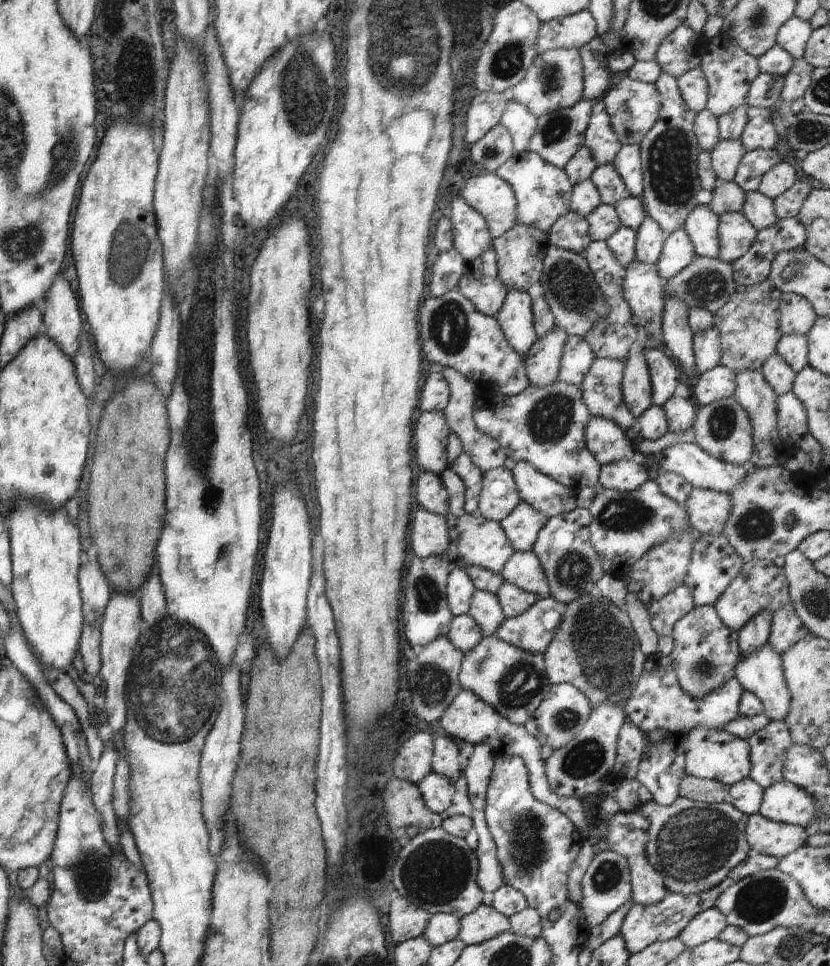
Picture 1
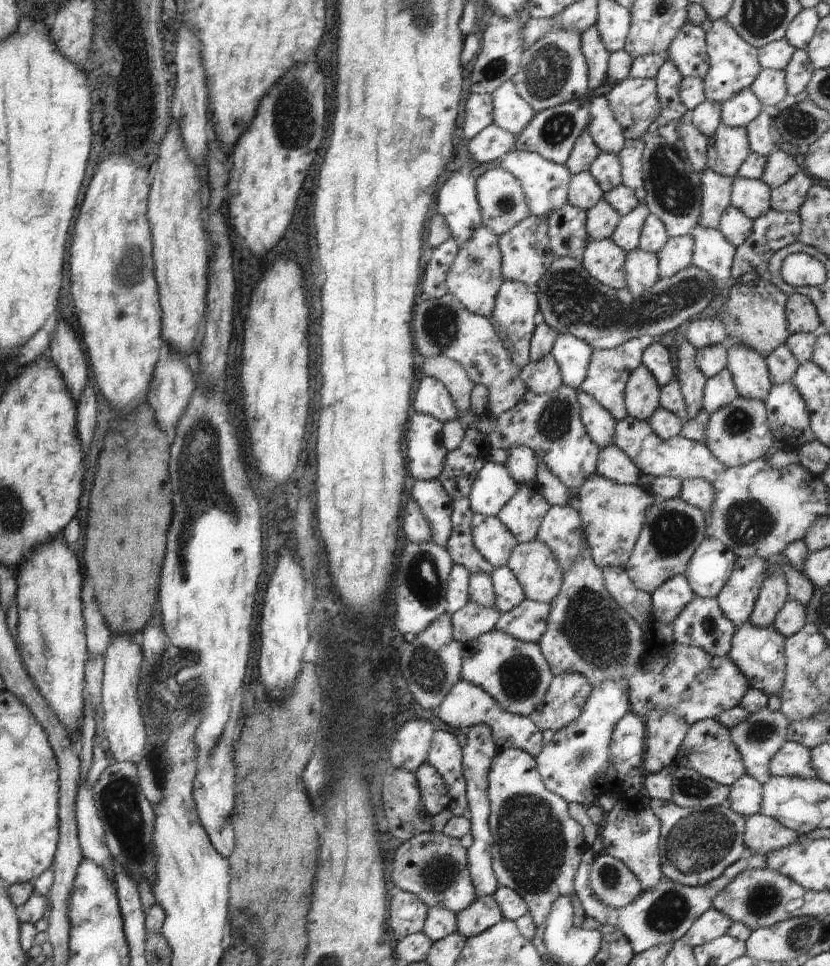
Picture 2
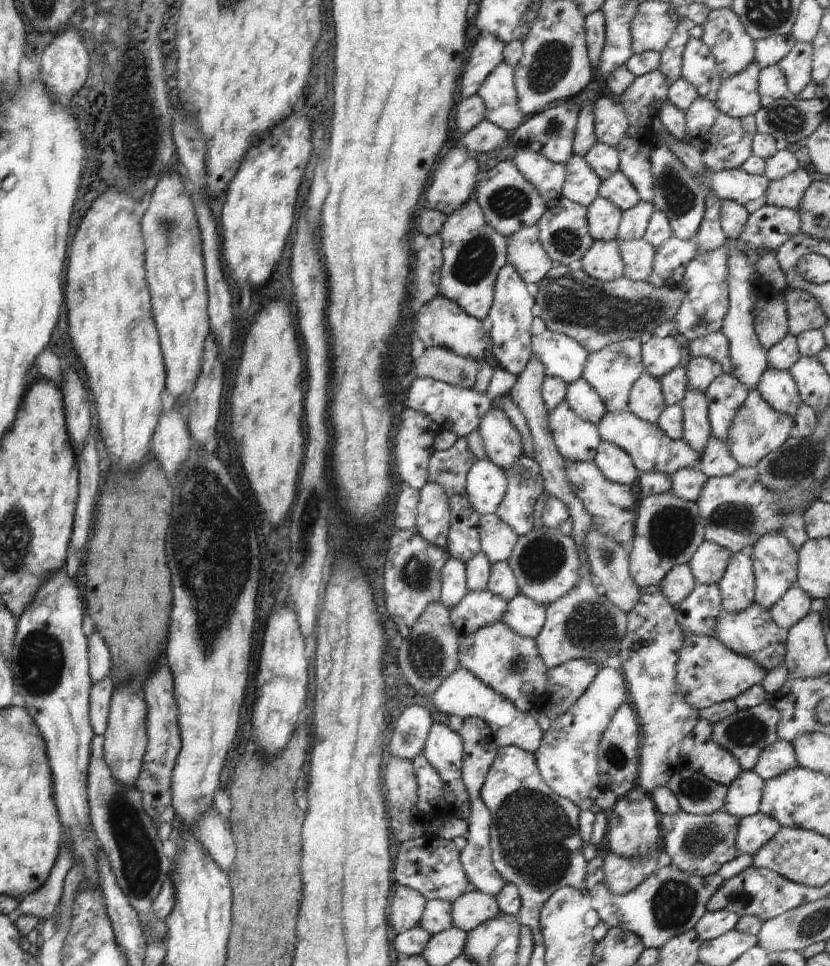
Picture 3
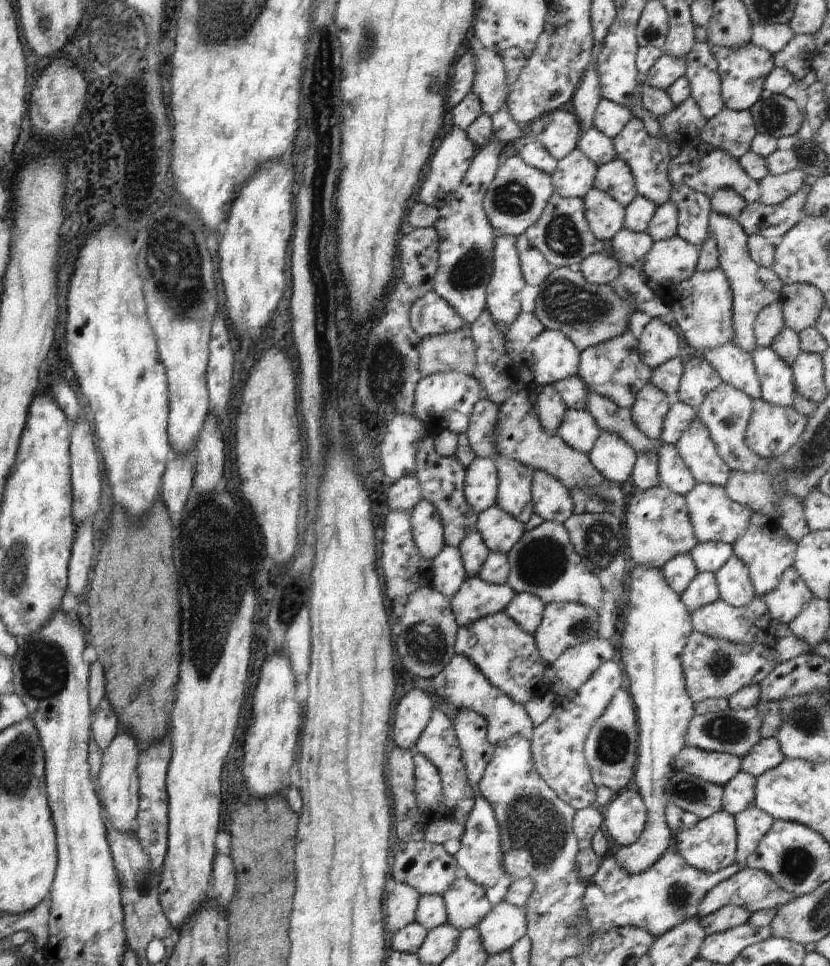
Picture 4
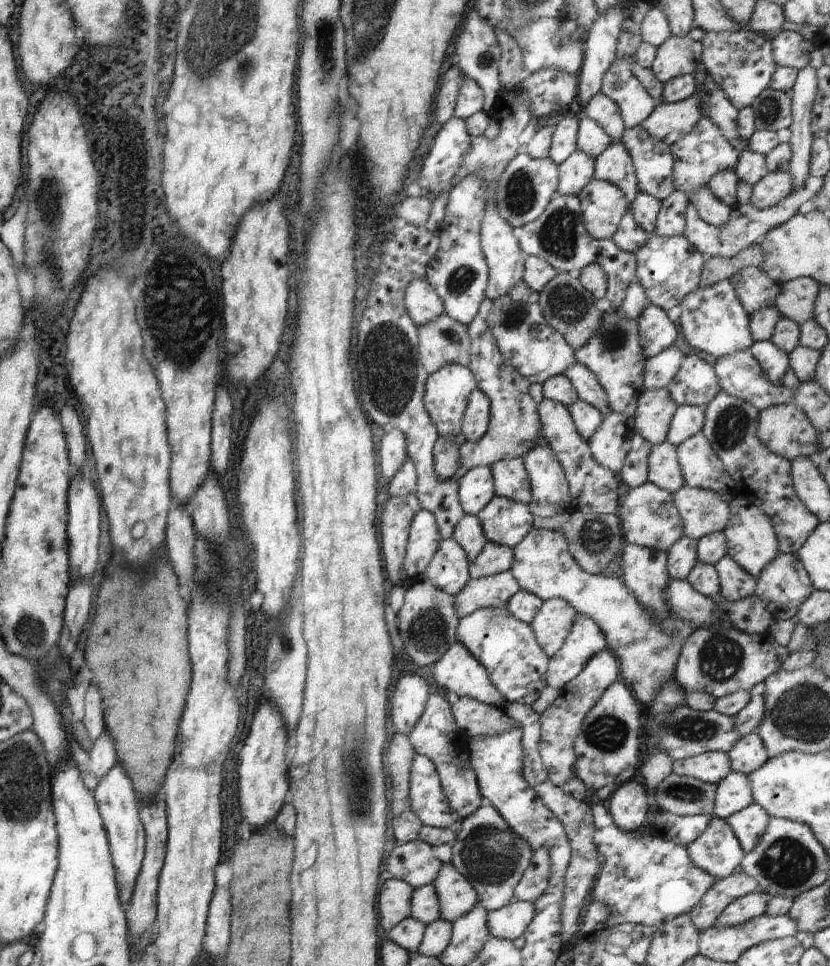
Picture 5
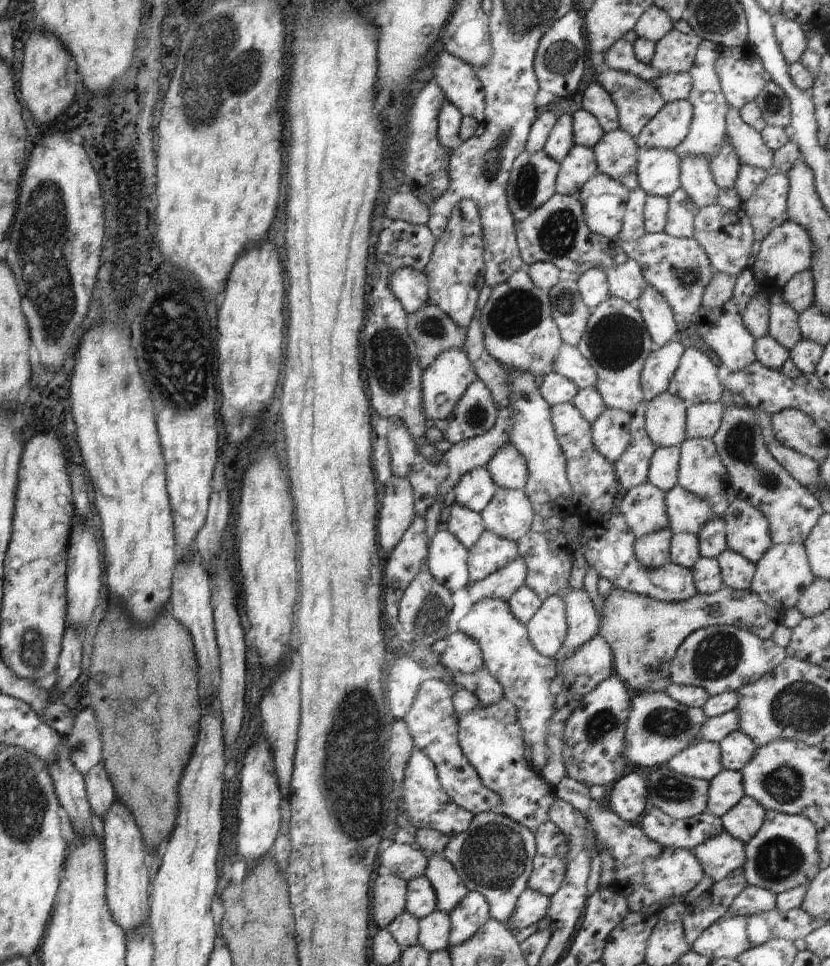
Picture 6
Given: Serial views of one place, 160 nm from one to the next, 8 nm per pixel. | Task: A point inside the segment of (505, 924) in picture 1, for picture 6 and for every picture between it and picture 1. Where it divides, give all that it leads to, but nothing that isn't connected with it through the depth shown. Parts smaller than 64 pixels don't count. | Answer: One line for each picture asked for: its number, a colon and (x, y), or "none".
2: (484, 912)
3: (472, 909)
4: (466, 903)
5: (456, 896)
6: (449, 889)

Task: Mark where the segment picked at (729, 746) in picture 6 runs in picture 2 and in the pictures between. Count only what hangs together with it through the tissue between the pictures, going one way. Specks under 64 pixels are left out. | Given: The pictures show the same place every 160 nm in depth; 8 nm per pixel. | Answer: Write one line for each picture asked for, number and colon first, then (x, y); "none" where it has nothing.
2: (794, 759)
3: (778, 758)
4: (767, 754)
5: (749, 753)

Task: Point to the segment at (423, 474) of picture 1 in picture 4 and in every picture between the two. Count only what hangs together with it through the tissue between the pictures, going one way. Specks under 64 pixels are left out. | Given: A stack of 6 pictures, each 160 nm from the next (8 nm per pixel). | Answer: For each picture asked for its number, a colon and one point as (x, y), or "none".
2: (435, 503)
3: (433, 511)
4: (427, 528)

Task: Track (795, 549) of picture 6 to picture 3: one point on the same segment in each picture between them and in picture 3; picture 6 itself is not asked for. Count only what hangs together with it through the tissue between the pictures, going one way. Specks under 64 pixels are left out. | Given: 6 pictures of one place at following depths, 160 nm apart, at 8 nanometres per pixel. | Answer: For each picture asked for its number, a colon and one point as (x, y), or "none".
3: (794, 604)
4: (786, 601)
5: (784, 584)

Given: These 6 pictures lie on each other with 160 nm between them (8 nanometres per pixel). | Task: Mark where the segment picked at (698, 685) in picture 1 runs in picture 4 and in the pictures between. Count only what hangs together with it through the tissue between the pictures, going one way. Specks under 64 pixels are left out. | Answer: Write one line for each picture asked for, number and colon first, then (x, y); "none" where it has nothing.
2: (702, 624)
3: (696, 615)
4: (703, 590)

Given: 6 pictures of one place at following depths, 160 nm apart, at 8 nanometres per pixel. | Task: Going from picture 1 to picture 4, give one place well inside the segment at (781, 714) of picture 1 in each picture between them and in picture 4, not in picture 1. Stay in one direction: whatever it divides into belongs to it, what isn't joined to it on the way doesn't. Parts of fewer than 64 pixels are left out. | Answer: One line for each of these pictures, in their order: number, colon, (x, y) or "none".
2: (759, 653)
3: (752, 633)
4: (752, 624)

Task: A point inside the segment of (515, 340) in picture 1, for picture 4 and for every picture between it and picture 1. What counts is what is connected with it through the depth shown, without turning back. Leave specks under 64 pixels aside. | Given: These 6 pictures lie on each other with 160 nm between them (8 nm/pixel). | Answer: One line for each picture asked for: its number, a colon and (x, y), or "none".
2: (515, 307)
3: (512, 311)
4: (503, 291)

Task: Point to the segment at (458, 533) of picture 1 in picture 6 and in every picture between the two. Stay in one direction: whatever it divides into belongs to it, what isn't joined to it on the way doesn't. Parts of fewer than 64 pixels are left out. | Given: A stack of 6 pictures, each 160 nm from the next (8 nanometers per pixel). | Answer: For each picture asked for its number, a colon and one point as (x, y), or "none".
2: (494, 541)
3: (497, 538)
4: (500, 531)
5: (505, 522)
6: (509, 514)

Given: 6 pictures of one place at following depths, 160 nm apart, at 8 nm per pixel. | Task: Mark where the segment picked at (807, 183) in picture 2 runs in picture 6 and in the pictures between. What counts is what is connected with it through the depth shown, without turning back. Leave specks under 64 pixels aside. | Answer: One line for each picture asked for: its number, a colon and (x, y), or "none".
3: (786, 193)
4: (774, 189)
5: (774, 187)
6: (767, 209)

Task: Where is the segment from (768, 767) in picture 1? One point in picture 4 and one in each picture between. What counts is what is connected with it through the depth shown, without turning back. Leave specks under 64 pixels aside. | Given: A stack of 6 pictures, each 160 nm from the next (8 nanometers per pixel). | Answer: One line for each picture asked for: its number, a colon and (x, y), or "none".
2: (758, 738)
3: (746, 734)
4: (736, 732)

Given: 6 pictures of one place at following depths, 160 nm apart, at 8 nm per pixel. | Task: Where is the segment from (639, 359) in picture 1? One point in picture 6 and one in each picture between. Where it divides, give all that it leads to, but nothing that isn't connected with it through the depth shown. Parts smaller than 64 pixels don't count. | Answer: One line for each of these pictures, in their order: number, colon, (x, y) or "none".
2: (642, 393)
3: (646, 401)
4: (651, 405)
5: (655, 408)
6: (665, 420)

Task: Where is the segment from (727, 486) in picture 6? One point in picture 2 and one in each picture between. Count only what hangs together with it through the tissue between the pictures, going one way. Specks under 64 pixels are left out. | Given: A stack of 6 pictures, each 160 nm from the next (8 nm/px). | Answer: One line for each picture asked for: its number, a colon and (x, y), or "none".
2: (690, 378)
3: (697, 429)
4: (695, 446)
5: (701, 468)

